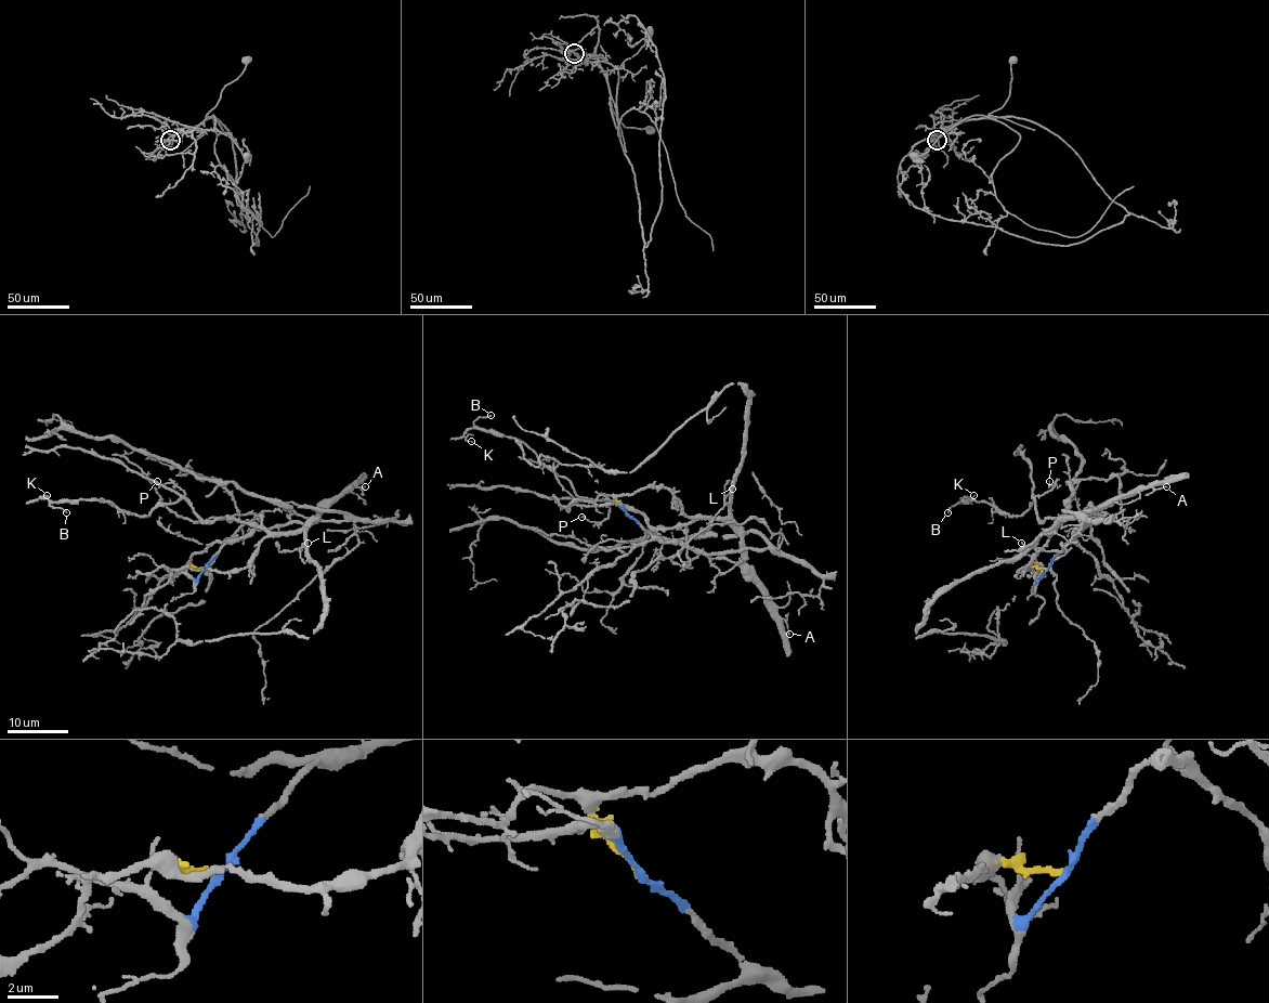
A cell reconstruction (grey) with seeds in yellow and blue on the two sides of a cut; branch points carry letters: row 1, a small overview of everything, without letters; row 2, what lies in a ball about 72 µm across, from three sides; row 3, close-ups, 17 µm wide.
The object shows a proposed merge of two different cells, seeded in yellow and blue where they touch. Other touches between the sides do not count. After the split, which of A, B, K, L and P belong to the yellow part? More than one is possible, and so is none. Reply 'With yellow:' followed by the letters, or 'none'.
With yellow: A, B, K, L, P

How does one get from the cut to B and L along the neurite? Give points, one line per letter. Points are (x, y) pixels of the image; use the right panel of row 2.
B: (1046, 568), (1019, 573), (1060, 524), (1041, 521), (1033, 498), (1022, 513), (976, 499), (949, 512)
L: (1046, 568), (1032, 567), (1019, 573), (1048, 539), (1049, 532), (1044, 532), (1030, 545), (1021, 543)

